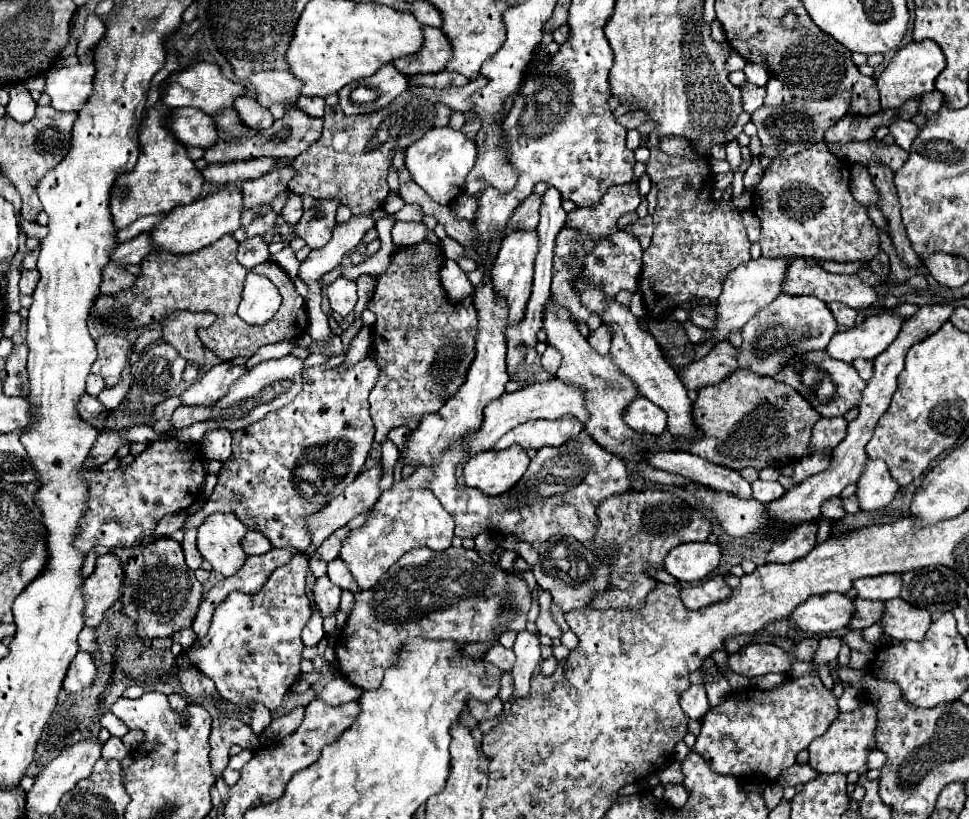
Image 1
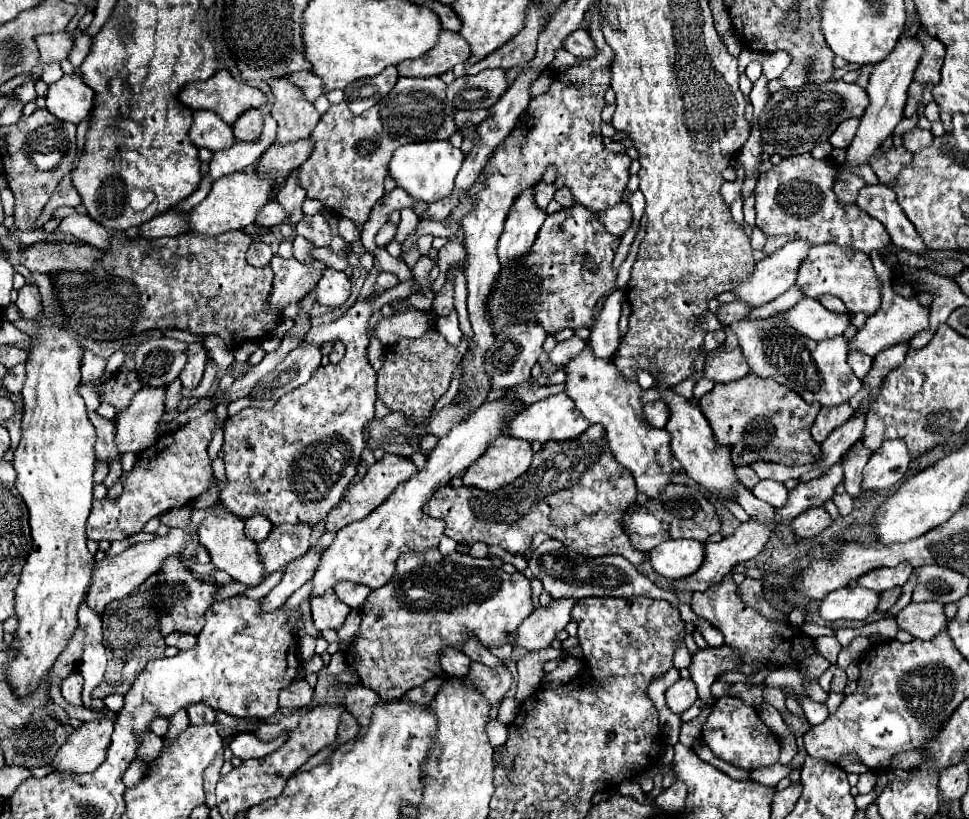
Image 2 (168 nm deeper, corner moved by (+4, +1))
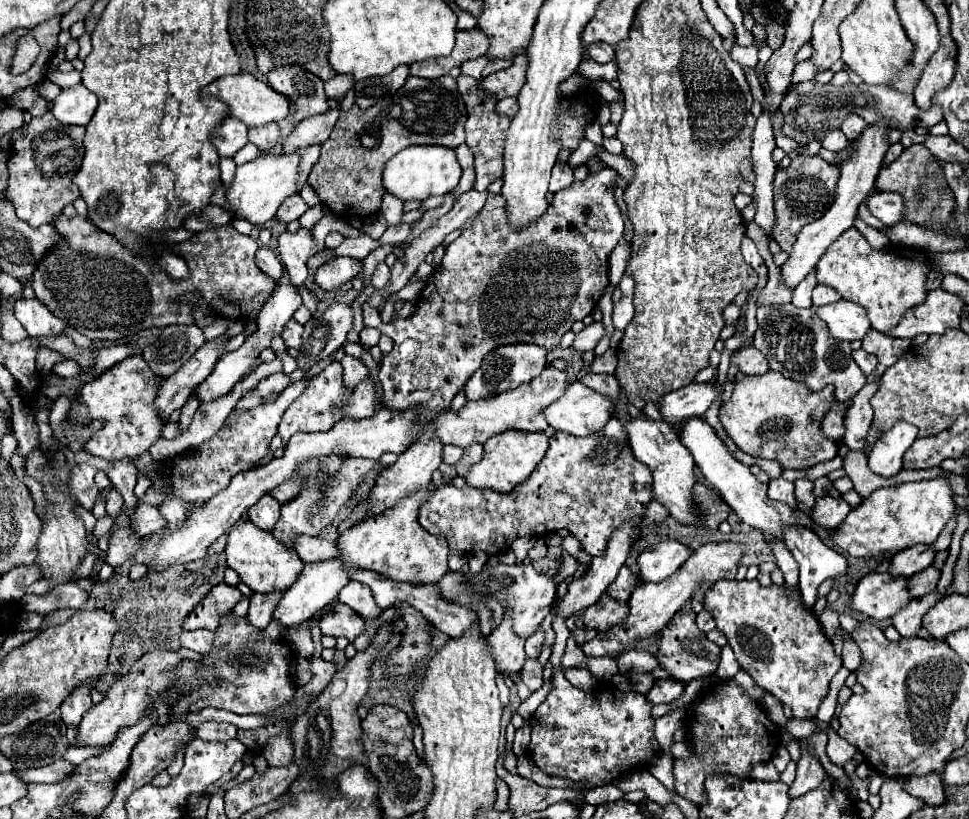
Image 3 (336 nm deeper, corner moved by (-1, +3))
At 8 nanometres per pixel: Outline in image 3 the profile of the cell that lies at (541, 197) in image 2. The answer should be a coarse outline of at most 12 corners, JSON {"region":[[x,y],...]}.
{"region":[[567,163],[553,167],[549,191],[557,193],[573,183]]}

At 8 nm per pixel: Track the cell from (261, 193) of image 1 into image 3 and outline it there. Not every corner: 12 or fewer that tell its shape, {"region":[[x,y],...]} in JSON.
{"region":[[339,109],[307,117],[283,139],[281,155],[325,143]]}

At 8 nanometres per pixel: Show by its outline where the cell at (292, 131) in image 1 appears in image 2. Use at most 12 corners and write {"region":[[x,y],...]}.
{"region":[[288,77],[272,79],[274,143],[310,137],[320,119]]}

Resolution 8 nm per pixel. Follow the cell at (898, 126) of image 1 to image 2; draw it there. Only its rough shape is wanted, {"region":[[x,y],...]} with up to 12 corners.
{"region":[[914,127],[904,135],[904,147],[912,153],[932,145],[930,131]]}

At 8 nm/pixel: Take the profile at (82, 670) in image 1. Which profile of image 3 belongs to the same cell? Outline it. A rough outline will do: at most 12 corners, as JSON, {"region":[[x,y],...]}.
{"region":[[77,685],[63,701],[61,717],[79,725],[93,701],[89,685]]}

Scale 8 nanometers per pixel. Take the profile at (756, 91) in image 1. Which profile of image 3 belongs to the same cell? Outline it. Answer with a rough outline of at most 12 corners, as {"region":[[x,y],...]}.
{"region":[[809,61],[797,63],[791,81],[815,79],[815,67]]}

